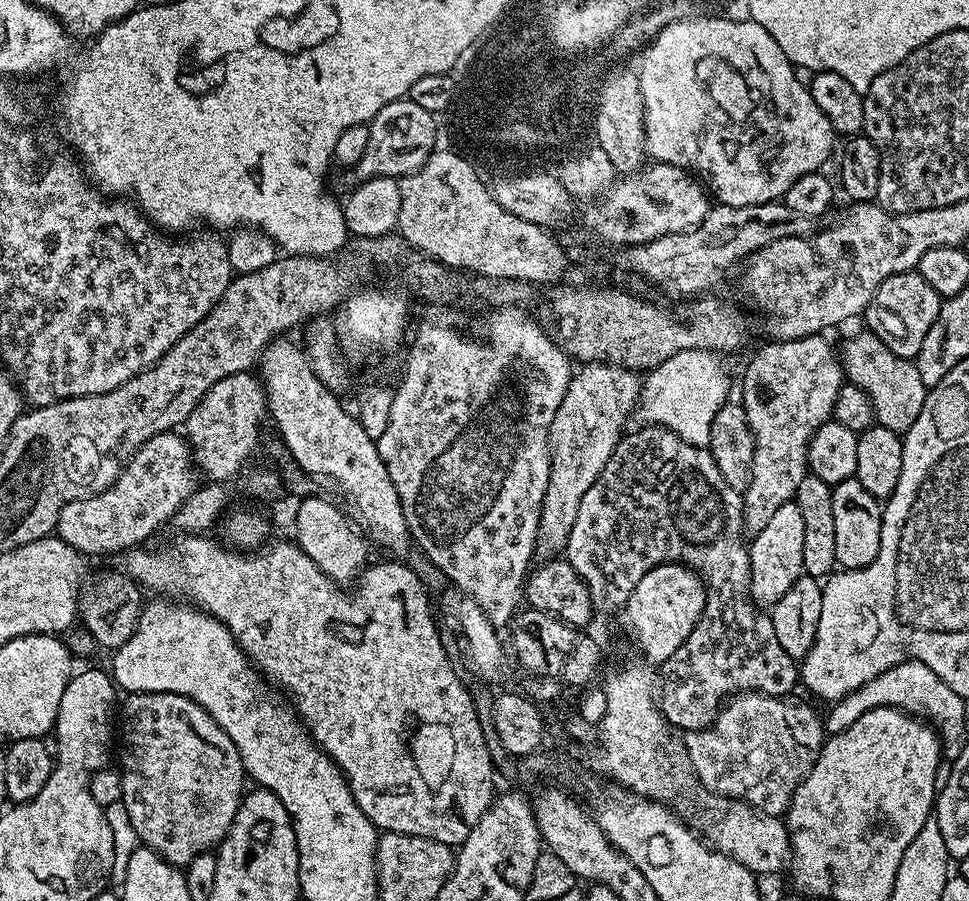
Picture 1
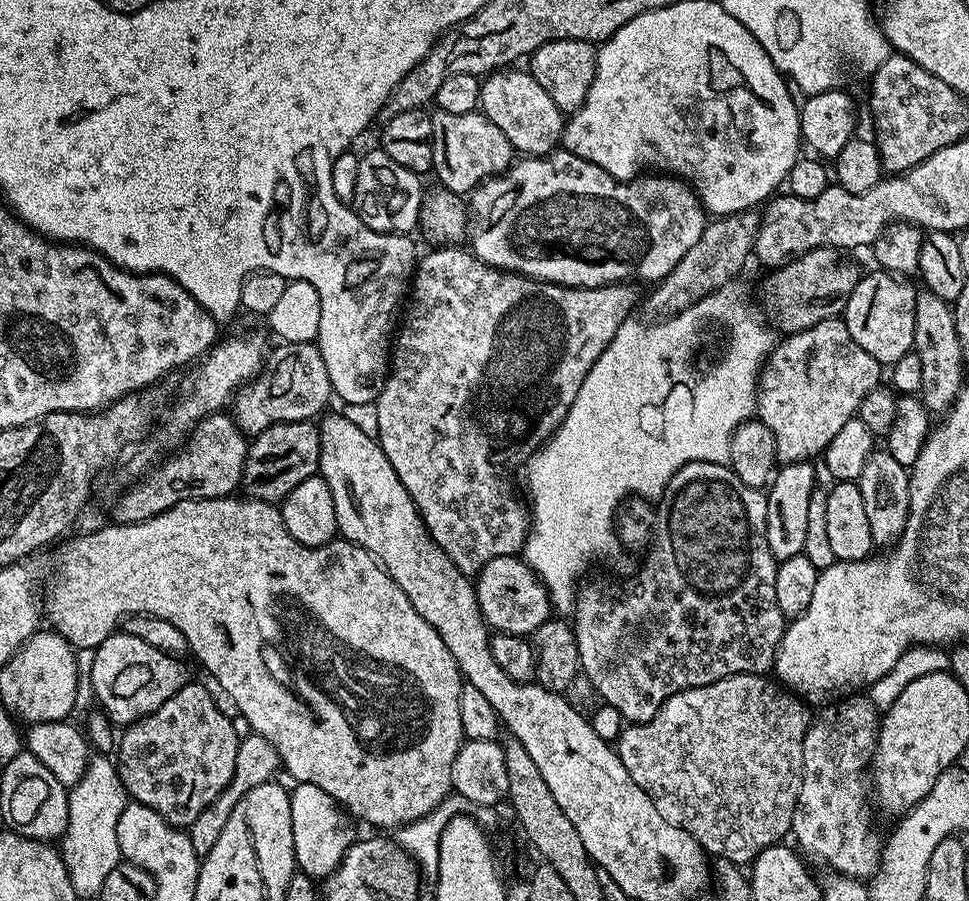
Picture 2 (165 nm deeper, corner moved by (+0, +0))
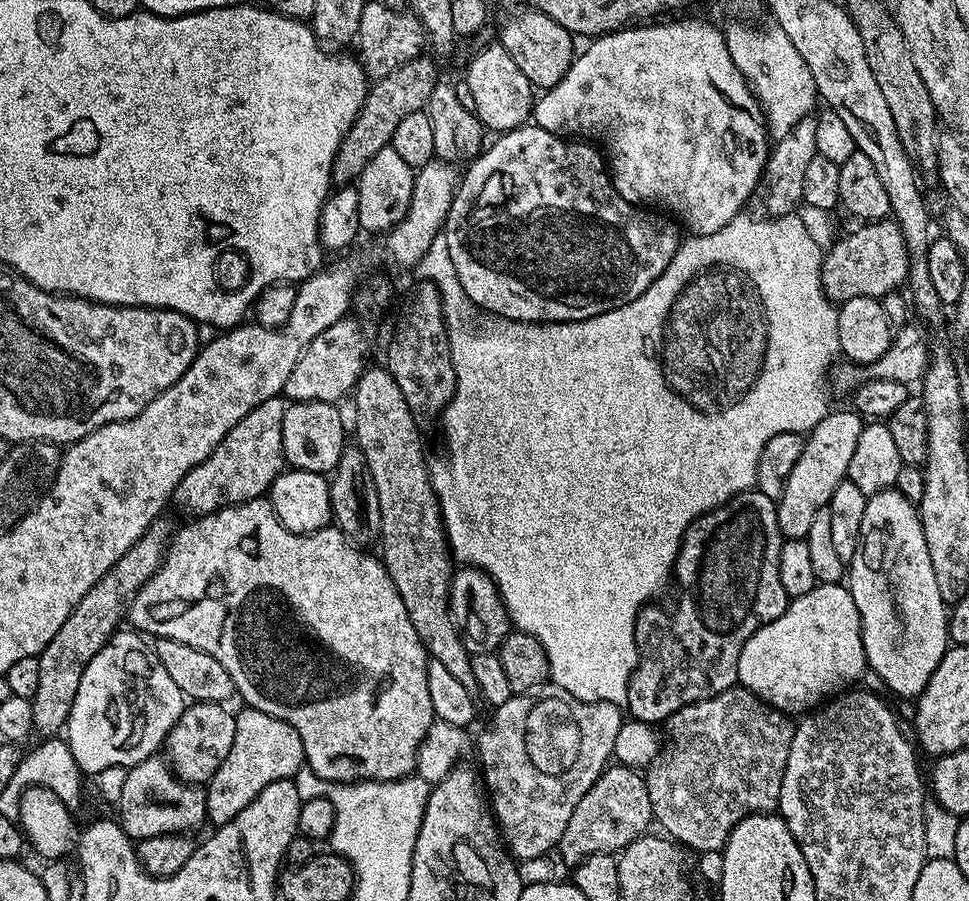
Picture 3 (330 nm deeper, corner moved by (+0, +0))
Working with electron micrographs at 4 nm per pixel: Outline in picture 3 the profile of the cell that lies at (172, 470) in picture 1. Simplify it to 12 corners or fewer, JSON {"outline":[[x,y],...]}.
{"outline":[[280,396],[178,482],[199,518],[261,499],[285,471]]}

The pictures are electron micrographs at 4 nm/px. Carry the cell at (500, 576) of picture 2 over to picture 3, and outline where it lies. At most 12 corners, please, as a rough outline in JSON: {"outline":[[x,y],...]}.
{"outline":[[481,568],[453,571],[448,609],[466,650],[496,652],[510,631]]}

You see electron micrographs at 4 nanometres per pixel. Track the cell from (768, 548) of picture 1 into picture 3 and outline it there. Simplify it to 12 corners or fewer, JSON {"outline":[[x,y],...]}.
{"outline":[[832,410],[807,433],[776,505],[781,537],[808,537],[846,479],[865,423]]}

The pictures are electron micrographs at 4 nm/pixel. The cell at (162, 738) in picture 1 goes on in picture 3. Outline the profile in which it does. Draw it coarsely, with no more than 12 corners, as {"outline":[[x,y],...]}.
{"outline":[[192,702],[166,741],[178,779],[207,785],[234,746],[235,715]]}

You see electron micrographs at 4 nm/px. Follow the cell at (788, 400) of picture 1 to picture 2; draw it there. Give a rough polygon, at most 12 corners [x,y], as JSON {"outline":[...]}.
{"outline":[[842,318],[785,335],[756,386],[781,465],[815,461],[883,369]]}

